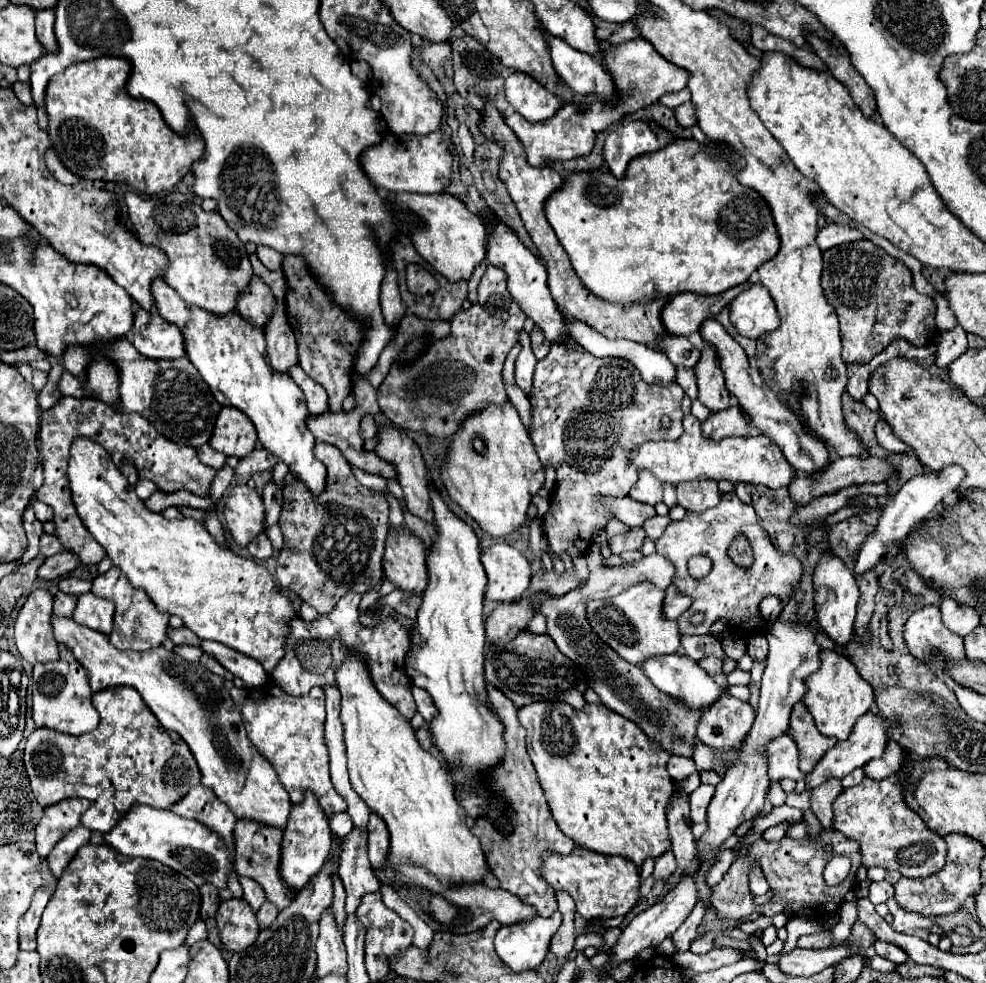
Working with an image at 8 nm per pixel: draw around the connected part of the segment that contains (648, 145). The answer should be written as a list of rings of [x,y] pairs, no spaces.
[[[630,121],[620,125],[606,137],[604,145],[604,161],[610,167],[614,177],[624,177],[626,165],[646,153],[654,153],[660,149],[660,141],[650,129],[646,121]]]

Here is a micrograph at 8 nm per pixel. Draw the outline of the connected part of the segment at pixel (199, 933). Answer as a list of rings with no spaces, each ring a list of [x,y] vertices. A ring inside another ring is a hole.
[[[198,919],[196,921],[196,925],[188,931],[188,937],[186,937],[186,945],[190,947],[190,945],[194,945],[194,943],[198,943],[198,941],[204,941],[208,937],[208,931],[206,931],[206,925],[204,925],[204,921],[202,919]]]

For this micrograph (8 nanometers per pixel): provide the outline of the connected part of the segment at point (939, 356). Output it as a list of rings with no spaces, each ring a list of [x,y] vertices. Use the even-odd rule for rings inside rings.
[[[956,325],[950,331],[940,331],[936,347],[938,347],[938,351],[936,351],[936,365],[940,369],[946,369],[954,359],[958,359],[968,349],[966,331],[960,325]]]

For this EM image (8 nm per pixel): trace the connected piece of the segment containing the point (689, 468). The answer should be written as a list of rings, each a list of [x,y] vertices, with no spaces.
[[[694,415],[684,417],[684,433],[676,441],[648,441],[638,447],[634,447],[628,455],[628,461],[638,469],[648,469],[654,473],[656,479],[664,483],[680,483],[680,481],[692,481],[692,479],[714,479],[714,481],[740,481],[750,485],[764,485],[770,489],[788,487],[790,479],[794,477],[792,467],[788,467],[788,461],[784,455],[780,455],[778,447],[772,447],[764,435],[752,435],[752,437],[724,437],[720,441],[714,441],[706,437],[700,429],[700,421]]]

